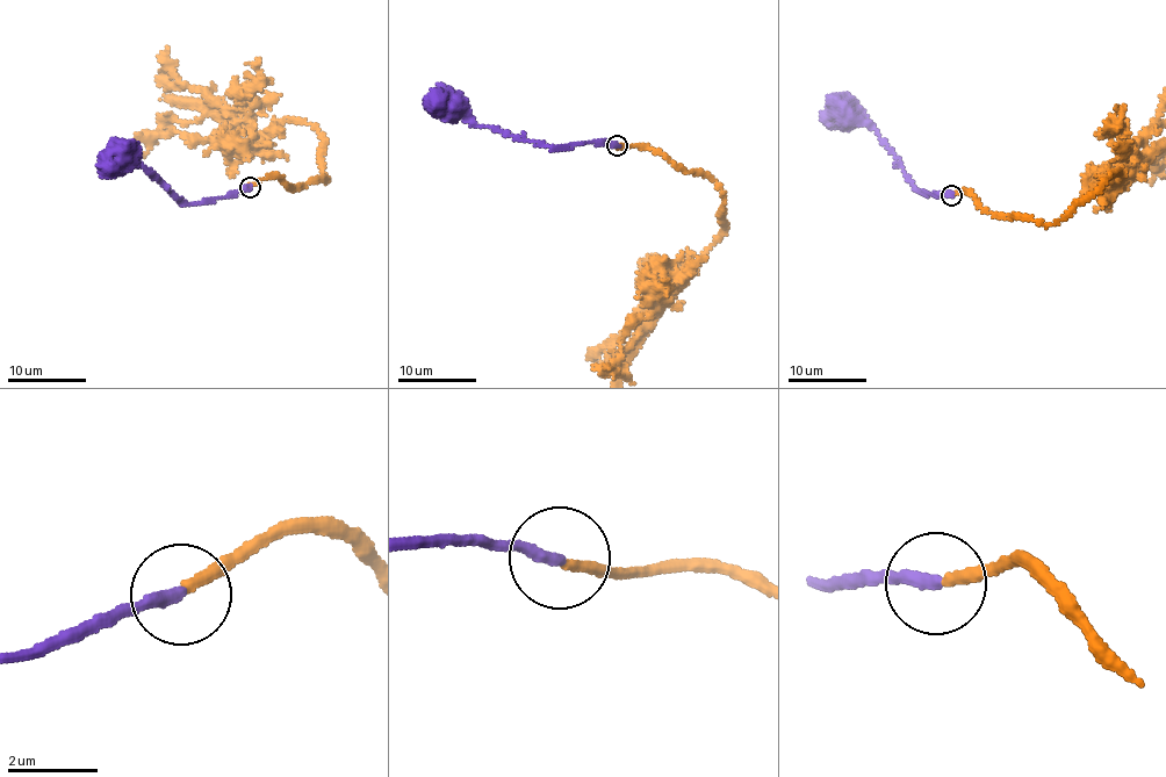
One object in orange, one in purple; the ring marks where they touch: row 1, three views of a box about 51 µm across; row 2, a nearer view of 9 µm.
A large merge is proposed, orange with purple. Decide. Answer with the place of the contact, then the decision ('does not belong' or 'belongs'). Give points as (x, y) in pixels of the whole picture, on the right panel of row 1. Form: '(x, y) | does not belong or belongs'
(951, 195) | belongs

